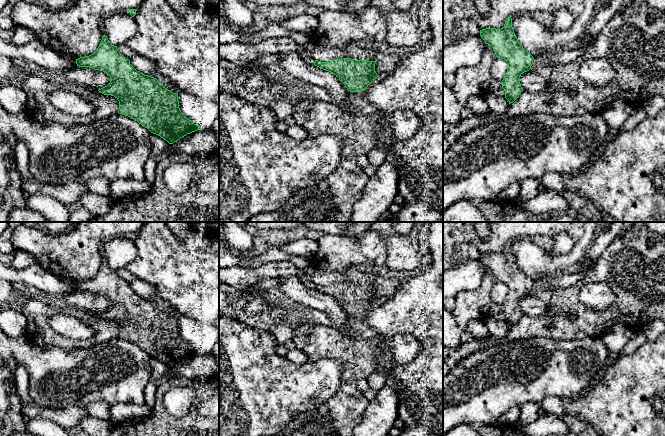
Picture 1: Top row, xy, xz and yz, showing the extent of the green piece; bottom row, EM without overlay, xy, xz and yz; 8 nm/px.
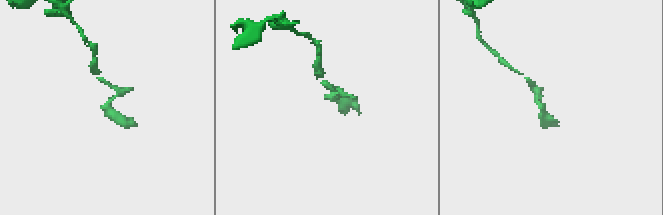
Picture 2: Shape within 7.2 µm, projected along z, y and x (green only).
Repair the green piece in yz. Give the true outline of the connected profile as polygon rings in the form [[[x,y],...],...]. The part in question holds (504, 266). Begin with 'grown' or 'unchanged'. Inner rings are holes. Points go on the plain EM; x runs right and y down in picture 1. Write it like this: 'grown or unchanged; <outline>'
unchanged; [[[508,241],[501,253],[486,252],[480,254],[480,260],[490,269],[497,281],[508,287],[507,297],[502,306],[505,322],[513,327],[523,315],[519,302],[531,293],[533,280],[519,267],[513,251],[512,242]]]

